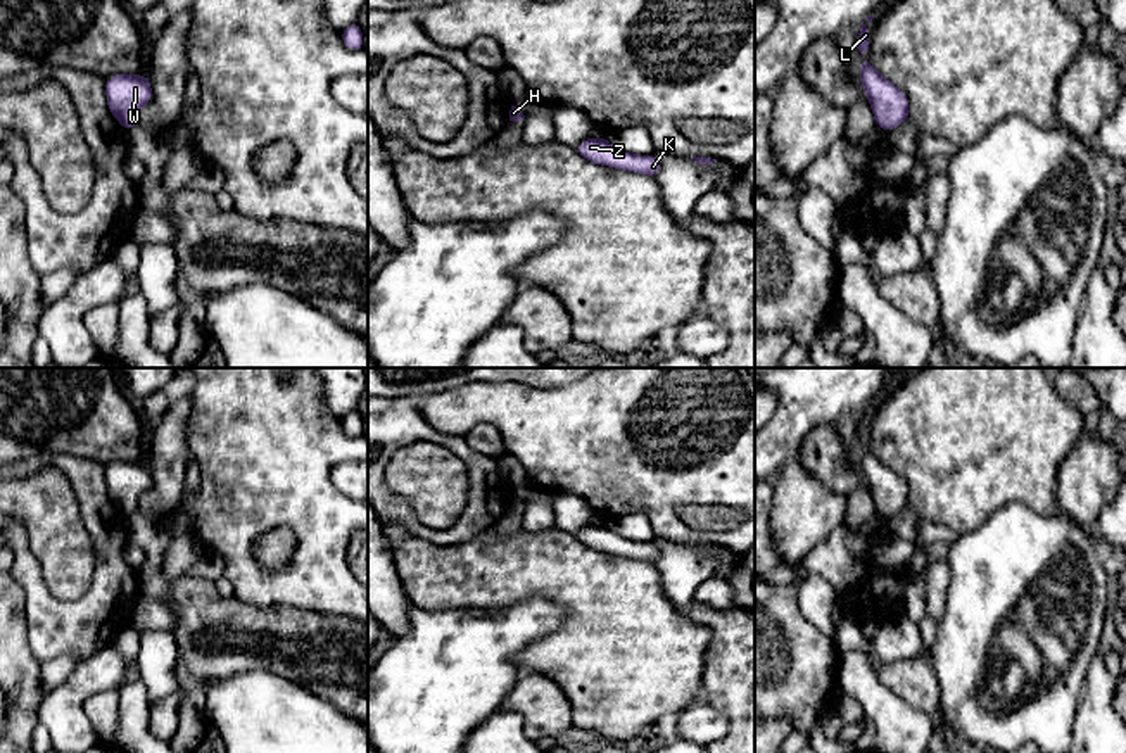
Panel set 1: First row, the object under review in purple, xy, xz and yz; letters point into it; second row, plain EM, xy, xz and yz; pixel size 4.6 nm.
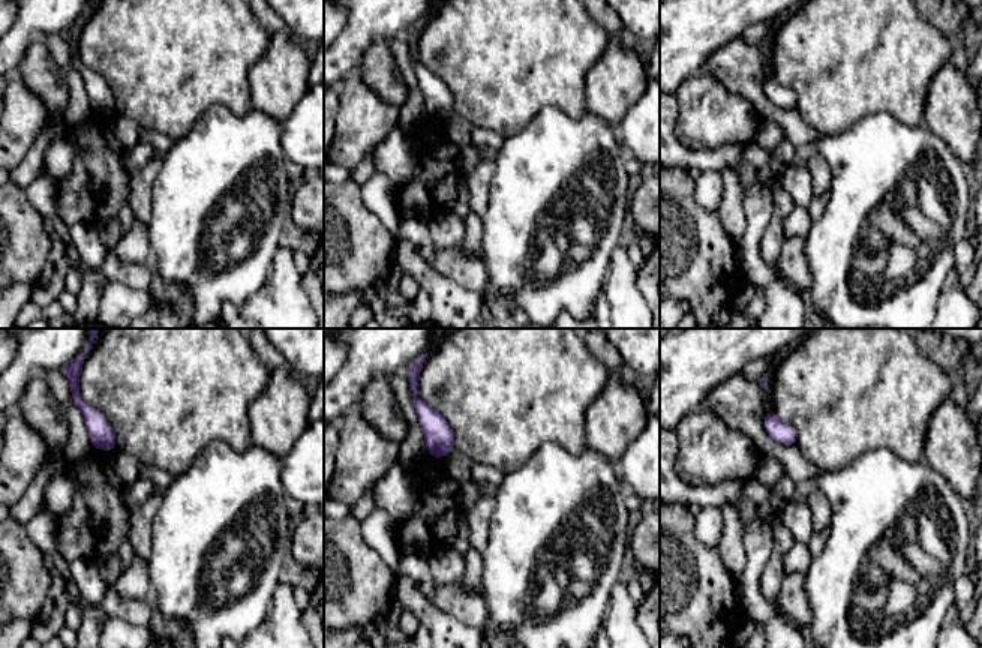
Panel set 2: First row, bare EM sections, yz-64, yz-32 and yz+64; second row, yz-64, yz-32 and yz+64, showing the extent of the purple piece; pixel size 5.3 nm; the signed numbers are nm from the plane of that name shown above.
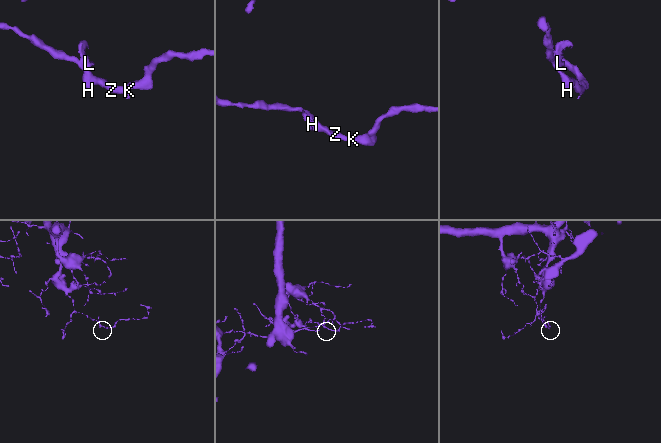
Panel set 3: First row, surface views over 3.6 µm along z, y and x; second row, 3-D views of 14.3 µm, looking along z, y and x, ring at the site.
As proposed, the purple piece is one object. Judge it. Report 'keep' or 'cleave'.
keep

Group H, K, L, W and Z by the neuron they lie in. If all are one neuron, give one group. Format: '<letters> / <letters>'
H K L W Z

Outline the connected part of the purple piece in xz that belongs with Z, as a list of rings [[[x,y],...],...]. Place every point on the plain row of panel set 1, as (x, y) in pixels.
[[[587,525],[575,537],[594,551],[658,563],[661,549],[651,542],[636,542],[617,535],[606,525]]]

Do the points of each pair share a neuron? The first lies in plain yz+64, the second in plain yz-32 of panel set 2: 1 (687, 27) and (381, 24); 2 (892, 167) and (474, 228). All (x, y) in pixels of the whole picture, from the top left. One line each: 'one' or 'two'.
1: one
2: two

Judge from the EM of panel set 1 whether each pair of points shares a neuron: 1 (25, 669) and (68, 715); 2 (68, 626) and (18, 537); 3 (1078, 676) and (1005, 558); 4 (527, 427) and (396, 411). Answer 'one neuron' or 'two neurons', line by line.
1: two neurons
2: one neuron
3: one neuron
4: two neurons

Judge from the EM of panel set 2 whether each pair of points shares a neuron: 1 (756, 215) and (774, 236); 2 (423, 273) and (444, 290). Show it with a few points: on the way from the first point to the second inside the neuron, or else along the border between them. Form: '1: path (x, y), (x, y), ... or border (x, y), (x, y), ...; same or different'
1: border (774, 192), (774, 215), (762, 239), (766, 263); different
2: path (428, 278), (440, 288); same

